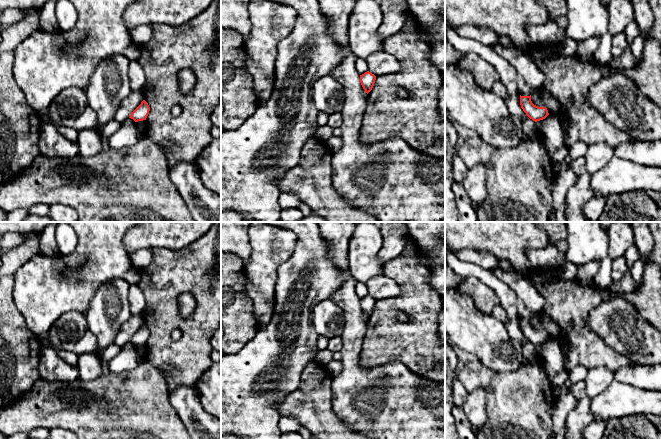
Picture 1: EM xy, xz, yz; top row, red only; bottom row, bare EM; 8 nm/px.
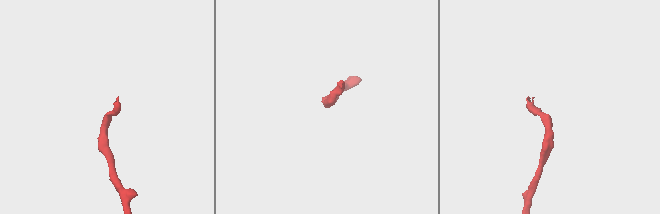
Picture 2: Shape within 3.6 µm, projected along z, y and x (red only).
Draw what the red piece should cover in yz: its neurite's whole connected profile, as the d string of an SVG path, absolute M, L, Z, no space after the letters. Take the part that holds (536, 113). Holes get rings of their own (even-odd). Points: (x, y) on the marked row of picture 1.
M497 41L491 46L493 51L505 58L517 71L517 89L520 105L526 115L537 122L545 119L549 113L546 107L538 107L531 101L531 94L544 83L544 74L531 57L516 47L508 48Z

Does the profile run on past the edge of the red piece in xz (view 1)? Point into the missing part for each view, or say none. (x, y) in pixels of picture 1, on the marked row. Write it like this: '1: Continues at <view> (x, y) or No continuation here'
1: No continuation here

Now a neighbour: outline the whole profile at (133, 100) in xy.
M131 91L131 93L123 99L118 106L114 119L122 122L130 117L131 113L141 104L144 100L142 91Z

